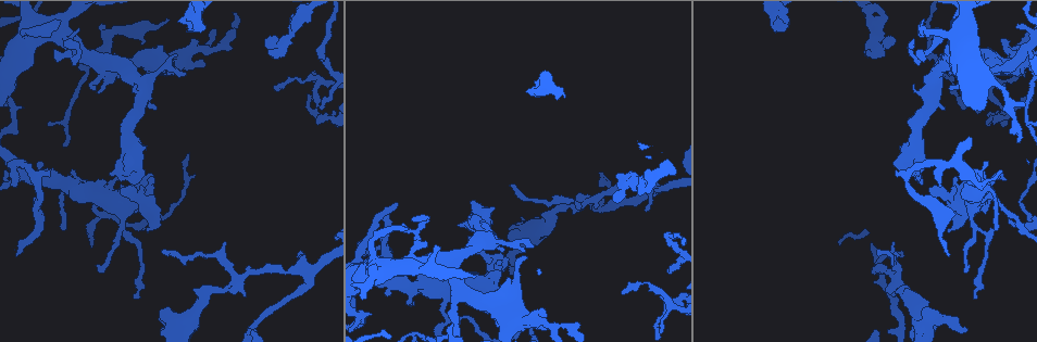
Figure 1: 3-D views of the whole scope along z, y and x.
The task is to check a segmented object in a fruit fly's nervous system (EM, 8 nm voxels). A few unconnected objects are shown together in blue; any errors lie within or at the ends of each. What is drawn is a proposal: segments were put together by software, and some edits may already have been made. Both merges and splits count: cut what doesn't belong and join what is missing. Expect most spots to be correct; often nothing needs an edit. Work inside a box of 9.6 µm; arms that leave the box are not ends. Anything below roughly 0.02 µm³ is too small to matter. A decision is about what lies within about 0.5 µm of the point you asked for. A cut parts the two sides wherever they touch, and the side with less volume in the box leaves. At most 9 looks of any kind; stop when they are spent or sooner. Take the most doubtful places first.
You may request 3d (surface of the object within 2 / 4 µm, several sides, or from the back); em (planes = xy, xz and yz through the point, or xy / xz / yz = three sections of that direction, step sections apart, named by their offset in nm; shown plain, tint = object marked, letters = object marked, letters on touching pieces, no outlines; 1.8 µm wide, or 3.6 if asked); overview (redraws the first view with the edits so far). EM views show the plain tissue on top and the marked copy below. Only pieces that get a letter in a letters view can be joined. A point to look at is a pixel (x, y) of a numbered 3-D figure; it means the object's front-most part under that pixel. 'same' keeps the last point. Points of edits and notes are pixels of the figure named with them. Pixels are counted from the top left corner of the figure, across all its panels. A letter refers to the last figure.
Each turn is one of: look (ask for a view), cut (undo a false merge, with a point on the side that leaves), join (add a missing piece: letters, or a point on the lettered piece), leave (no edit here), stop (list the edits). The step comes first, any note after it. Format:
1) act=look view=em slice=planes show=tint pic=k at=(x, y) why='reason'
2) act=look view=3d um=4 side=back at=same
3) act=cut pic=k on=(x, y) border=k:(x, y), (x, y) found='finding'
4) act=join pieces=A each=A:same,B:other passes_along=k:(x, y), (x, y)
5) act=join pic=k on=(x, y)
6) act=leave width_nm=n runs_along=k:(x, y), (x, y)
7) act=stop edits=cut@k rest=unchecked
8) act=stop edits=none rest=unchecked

act=look view=3d um=2 pic=1 at=(876, 56) why='branch stops here'

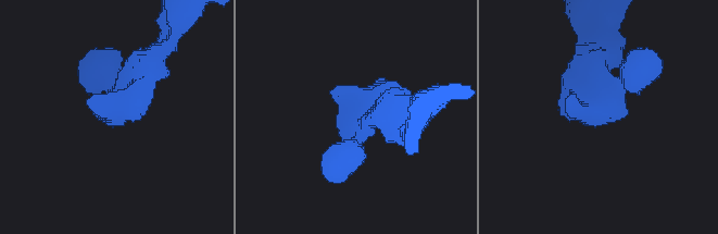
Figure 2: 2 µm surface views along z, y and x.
act=look view=em um=3.6 slice=xz step=8 show=tint pic=2 at=(102, 122)

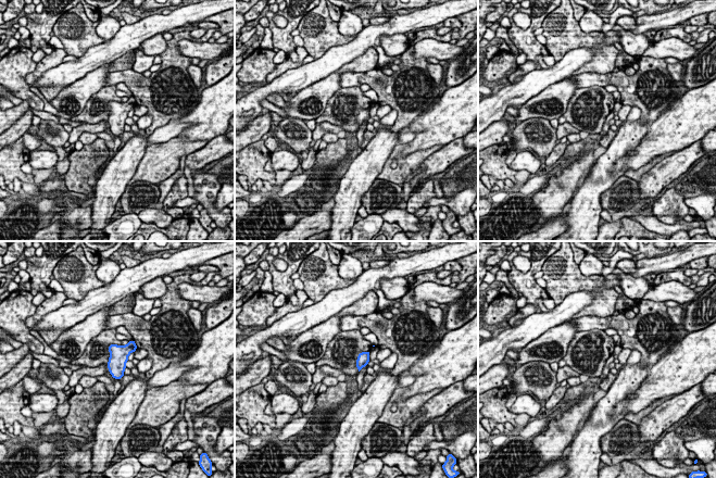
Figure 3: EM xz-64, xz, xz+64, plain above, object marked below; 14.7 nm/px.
act=look view=em um=3.6 slice=planes show=letters at=same why='cut it another way'

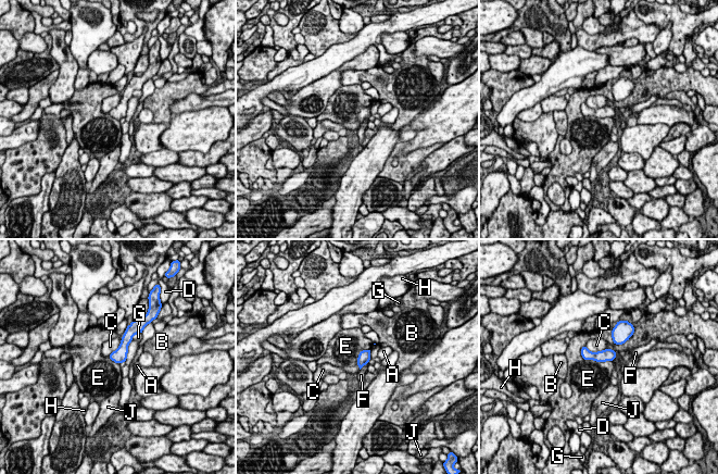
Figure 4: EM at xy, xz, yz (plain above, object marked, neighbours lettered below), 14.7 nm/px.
act=leave each=A:other,B:other,C:other,D:other,E:other,F:other,G:other,H:other,J:other border=4:(580, 348), (583, 359), (612, 361) found='none of them fits'

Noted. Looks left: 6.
act=look view=em slice=planes show=letters pic=1 at=(194, 29) why='free end'

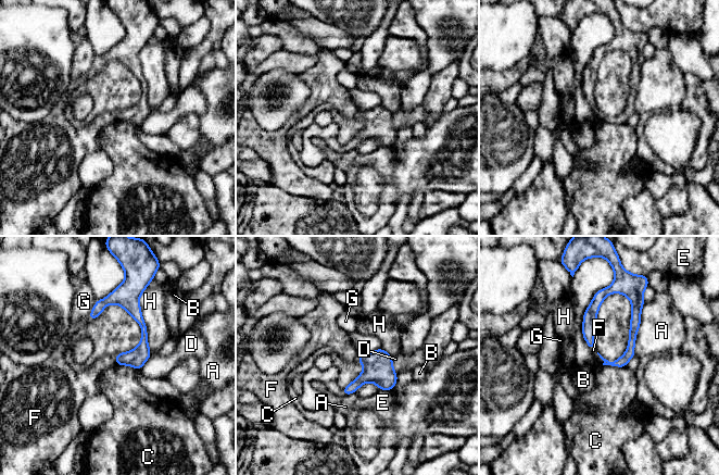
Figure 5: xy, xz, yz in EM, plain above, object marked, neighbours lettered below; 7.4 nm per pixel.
act=join pieces=F each=A:other,B:other,C:other,D:other,E:other,F:same,G:other,H:other found='the neuron continues'

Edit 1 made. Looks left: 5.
act=look view=overview

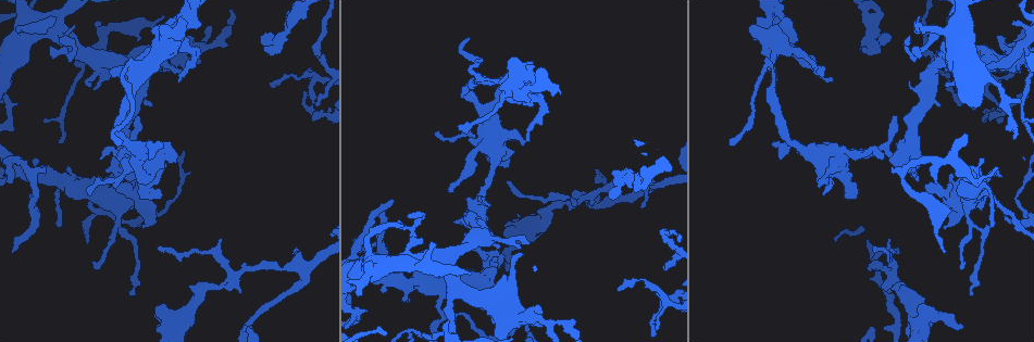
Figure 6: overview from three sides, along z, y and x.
act=look view=3d um=4 pic=6 at=(497, 261) why='free end'

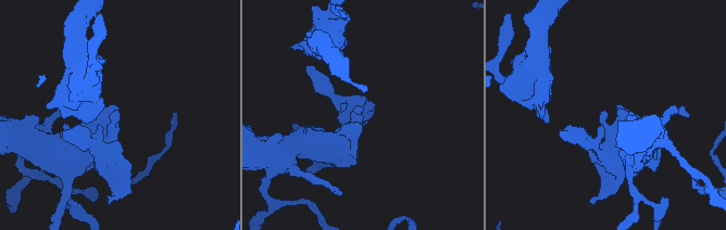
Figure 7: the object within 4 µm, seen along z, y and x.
act=look view=em slice=planes show=letters pic=7 at=(606, 113) why='now the EM'

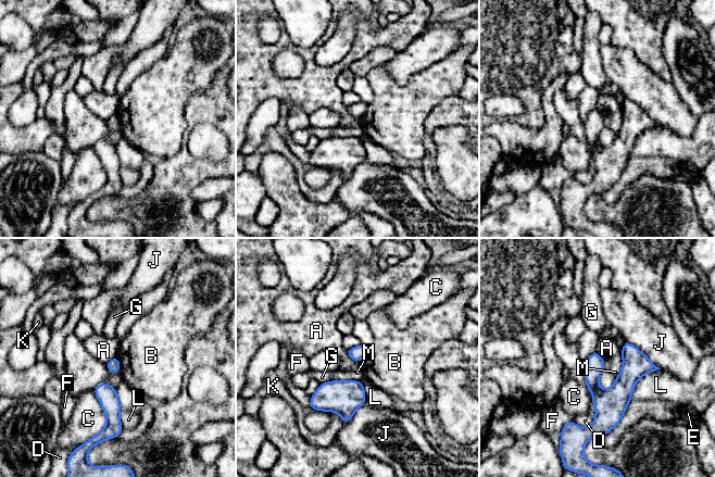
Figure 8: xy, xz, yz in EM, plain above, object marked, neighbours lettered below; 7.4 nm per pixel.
act=leave each=A:other,B:other,C:other,D:other,E:other,F:other,G:other,J:other,K:other,L:other,M:other border=8:(346, 350), (358, 363) found='none of them fits'

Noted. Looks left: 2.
act=stop edits=join@5 rest=unchecked

